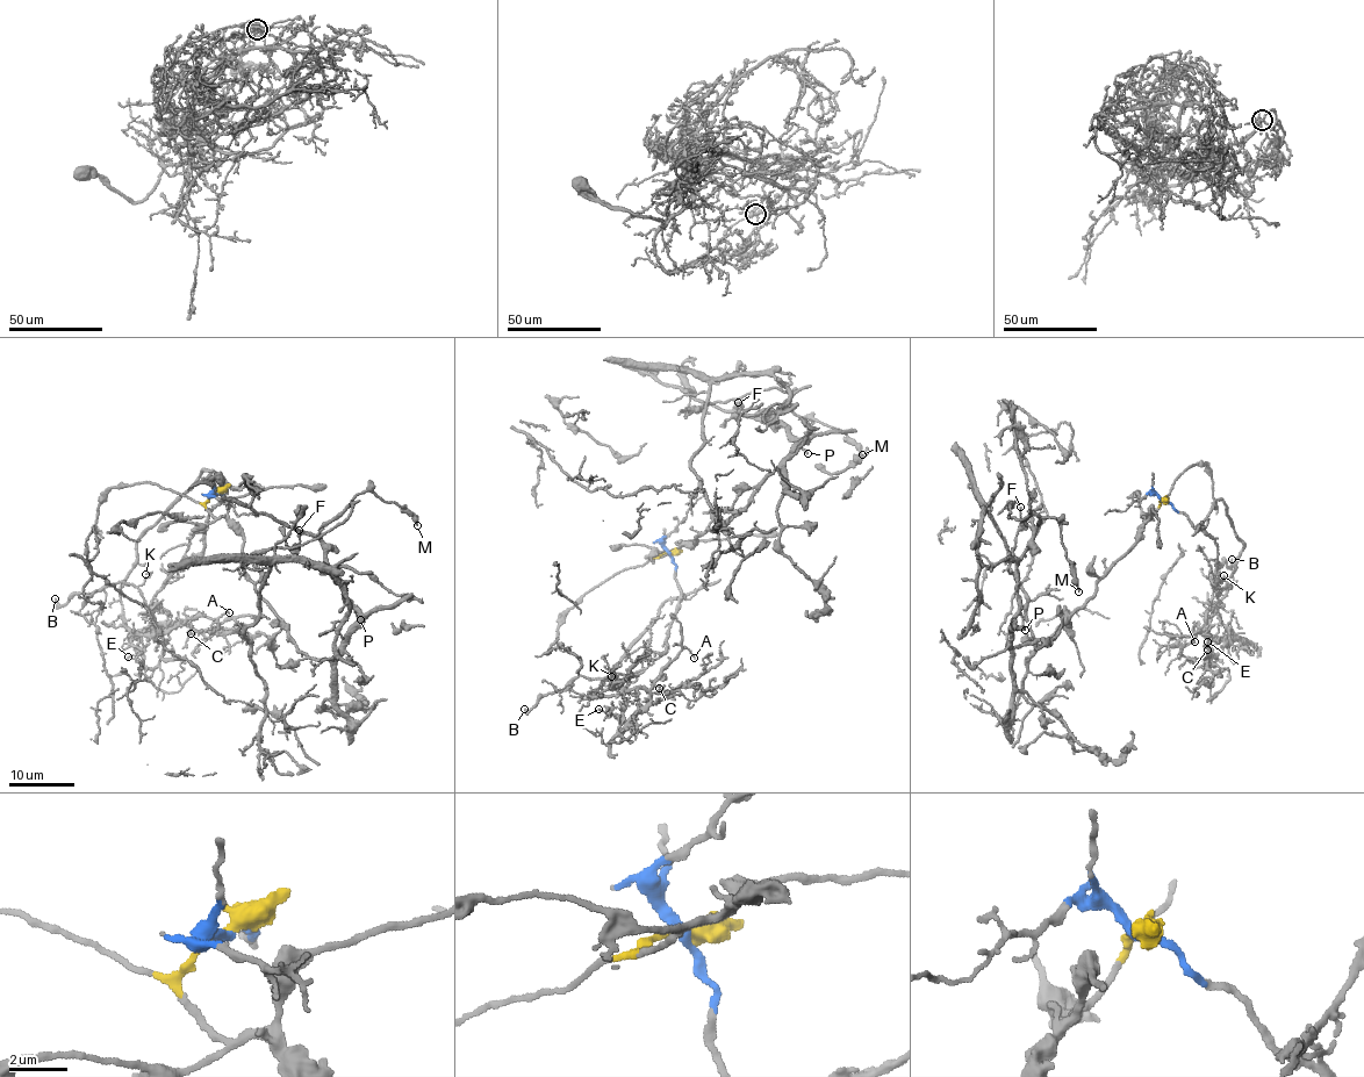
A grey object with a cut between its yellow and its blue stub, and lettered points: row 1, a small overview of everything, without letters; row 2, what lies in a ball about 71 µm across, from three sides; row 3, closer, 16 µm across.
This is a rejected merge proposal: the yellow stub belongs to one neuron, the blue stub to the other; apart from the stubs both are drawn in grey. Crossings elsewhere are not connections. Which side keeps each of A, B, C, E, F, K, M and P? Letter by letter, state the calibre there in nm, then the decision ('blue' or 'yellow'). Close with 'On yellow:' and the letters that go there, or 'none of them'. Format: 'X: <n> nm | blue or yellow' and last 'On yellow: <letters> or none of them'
A: 130 nm | blue
B: 160 nm | blue
C: 110 nm | blue
E: 130 nm | blue
F: 170 nm | yellow
K: 150 nm | blue
M: 130 nm | yellow
P: 160 nm | yellow
On yellow: F, M, P

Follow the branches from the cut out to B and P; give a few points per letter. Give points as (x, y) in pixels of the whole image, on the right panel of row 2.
B: (1162, 501), (1215, 539), (1219, 602), (1205, 612), (1215, 562), (1232, 559)
P: (1162, 501), (1133, 546), (1110, 566), (1068, 620), (1047, 639), (1010, 645), (1016, 616), (1021, 617), (1025, 629)

